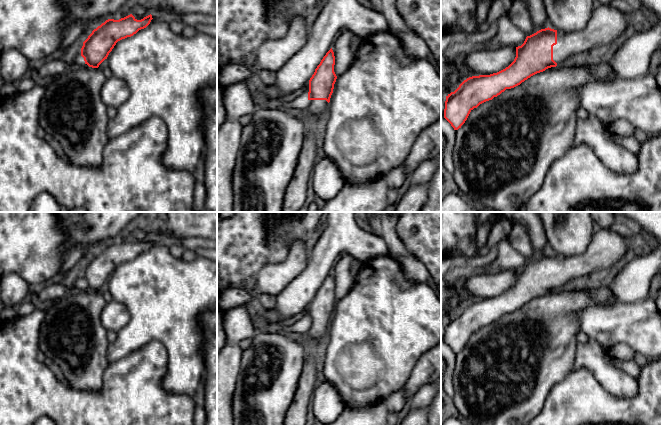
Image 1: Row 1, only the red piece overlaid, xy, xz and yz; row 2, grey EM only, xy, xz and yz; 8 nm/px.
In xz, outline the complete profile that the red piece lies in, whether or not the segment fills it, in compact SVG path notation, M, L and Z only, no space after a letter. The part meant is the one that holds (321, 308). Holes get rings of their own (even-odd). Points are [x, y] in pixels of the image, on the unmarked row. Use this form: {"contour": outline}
{"contour": "M332 272L326 277L309 304L308 325L304 340L314 349L318 340L327 332L337 300L334 296L335 280Z"}

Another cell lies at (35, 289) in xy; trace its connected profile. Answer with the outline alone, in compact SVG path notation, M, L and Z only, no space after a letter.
M86 248L84 250L83 260L79 263L77 268L64 273L58 273L44 283L30 285L30 298L34 299L45 287L50 284L56 284L61 281L71 281L72 277L88 262L94 253L94 250L91 248Z

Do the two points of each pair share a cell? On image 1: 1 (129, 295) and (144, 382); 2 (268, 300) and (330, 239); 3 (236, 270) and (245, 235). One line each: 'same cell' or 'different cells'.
1: different cells
2: different cells
3: same cell

